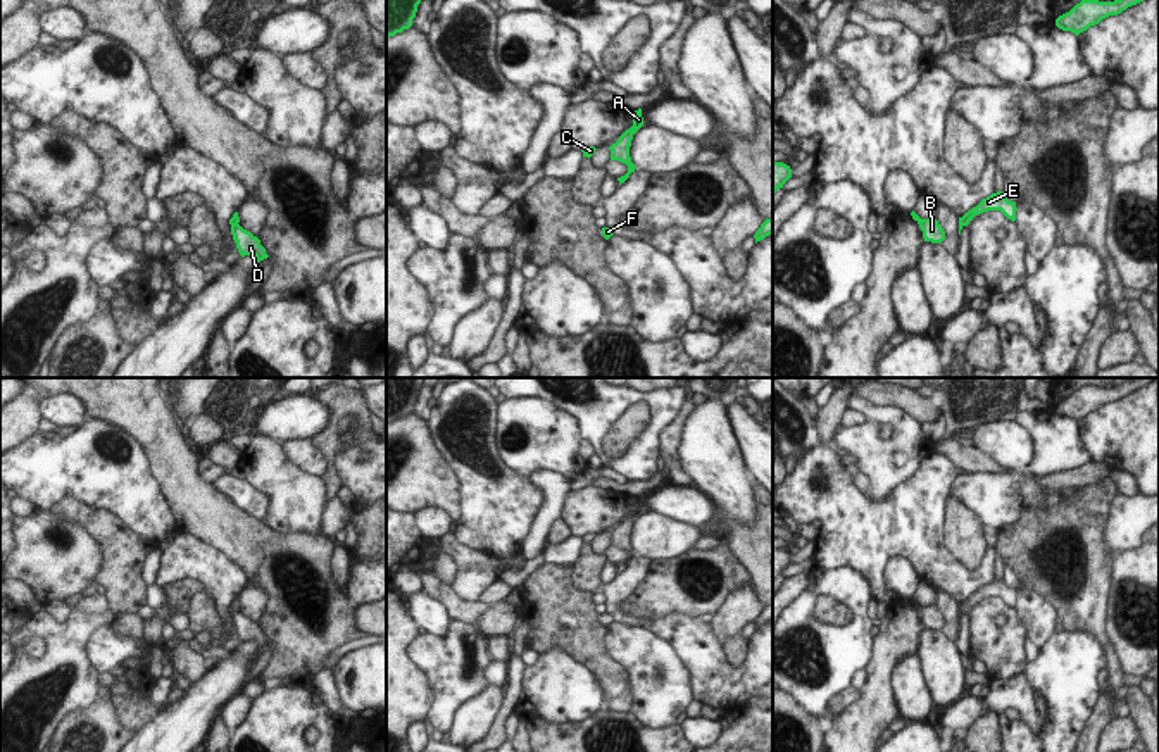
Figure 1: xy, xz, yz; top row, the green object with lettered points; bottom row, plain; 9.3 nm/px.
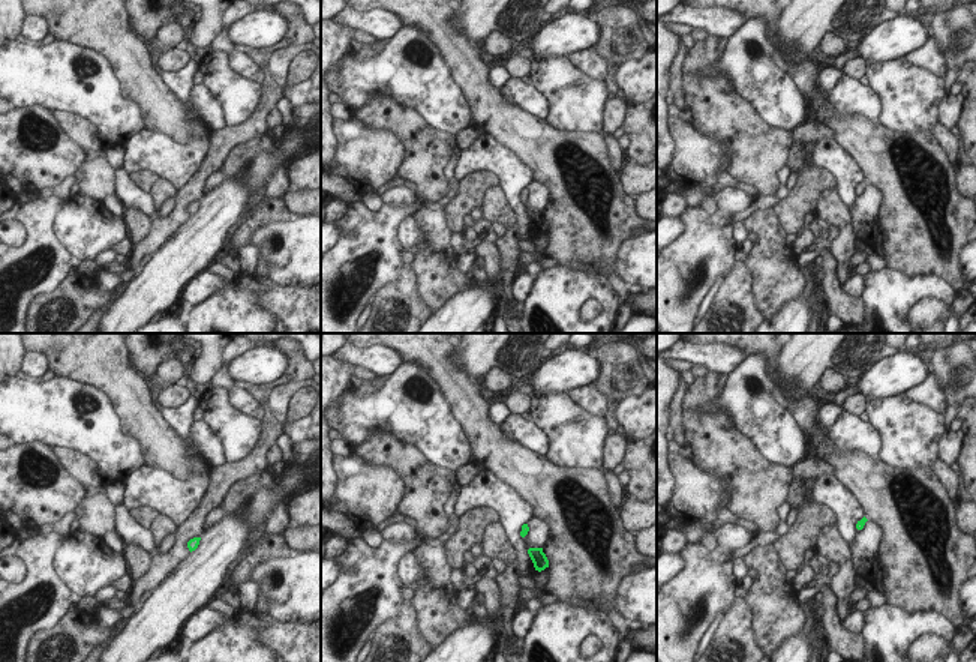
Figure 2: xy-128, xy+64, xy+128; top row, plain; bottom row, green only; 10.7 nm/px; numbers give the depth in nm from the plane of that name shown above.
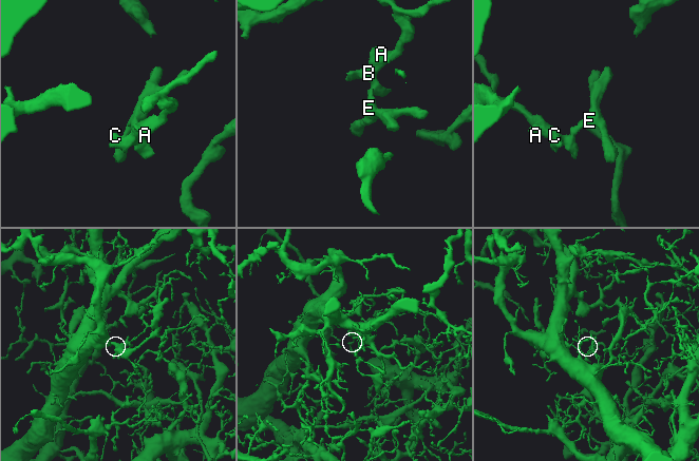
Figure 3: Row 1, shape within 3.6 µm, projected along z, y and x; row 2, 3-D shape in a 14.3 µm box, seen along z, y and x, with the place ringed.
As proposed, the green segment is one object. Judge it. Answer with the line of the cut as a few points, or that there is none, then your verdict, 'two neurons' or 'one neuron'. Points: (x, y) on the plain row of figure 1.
no cut | one neuron

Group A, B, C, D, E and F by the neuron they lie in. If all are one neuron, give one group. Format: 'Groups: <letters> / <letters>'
Groups: A B C D E F.

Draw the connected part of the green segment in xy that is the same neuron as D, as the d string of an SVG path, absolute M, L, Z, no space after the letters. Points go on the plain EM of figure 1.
M238 598L233 600L229 605L231 611L231 621L236 630L236 635L241 643L254 642L257 649L267 645L266 635L260 631L260 626L254 623L250 617L243 616L240 611Z

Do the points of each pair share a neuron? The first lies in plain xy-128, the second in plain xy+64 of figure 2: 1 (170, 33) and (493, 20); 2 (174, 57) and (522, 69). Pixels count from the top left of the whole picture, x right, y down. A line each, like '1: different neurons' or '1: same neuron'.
1: different neurons
2: same neuron

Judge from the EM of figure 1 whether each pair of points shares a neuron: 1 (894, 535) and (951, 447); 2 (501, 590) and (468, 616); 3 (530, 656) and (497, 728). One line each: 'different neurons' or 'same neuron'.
1: different neurons
2: different neurons
3: different neurons

